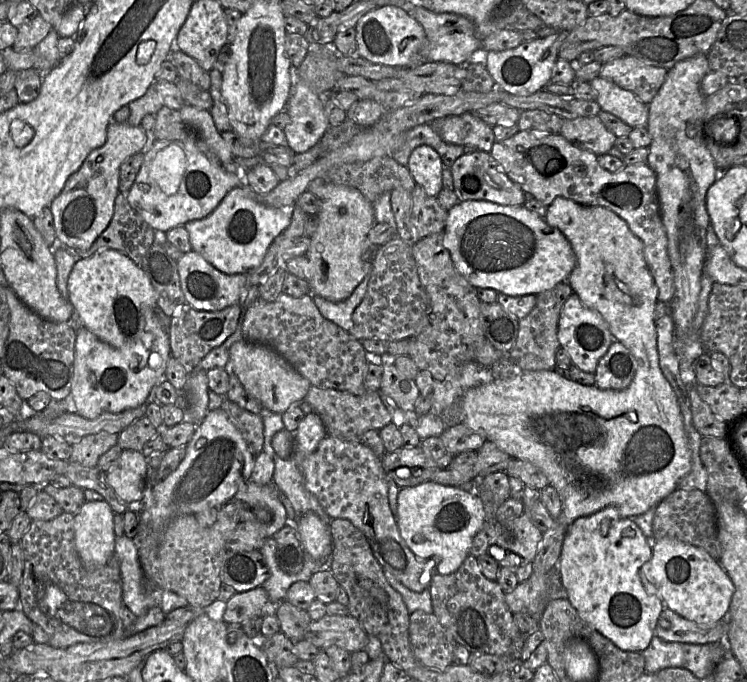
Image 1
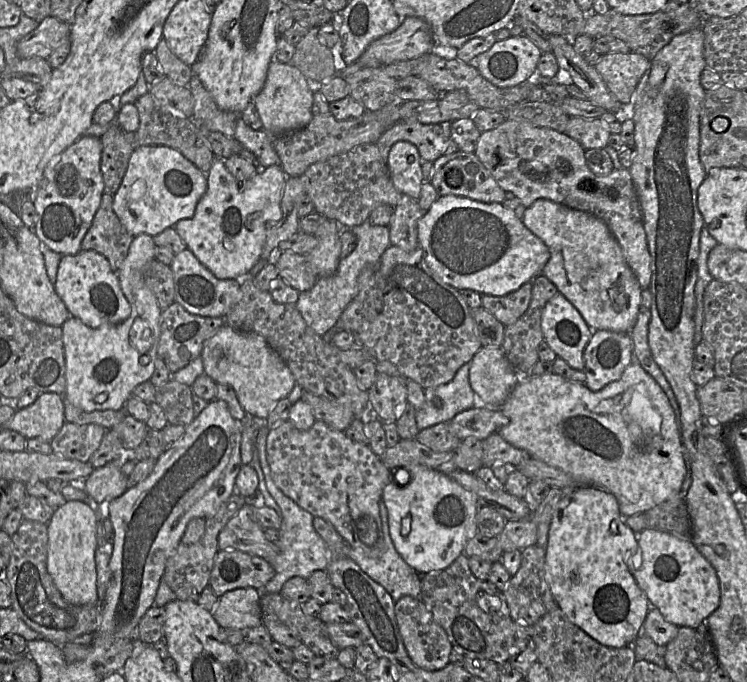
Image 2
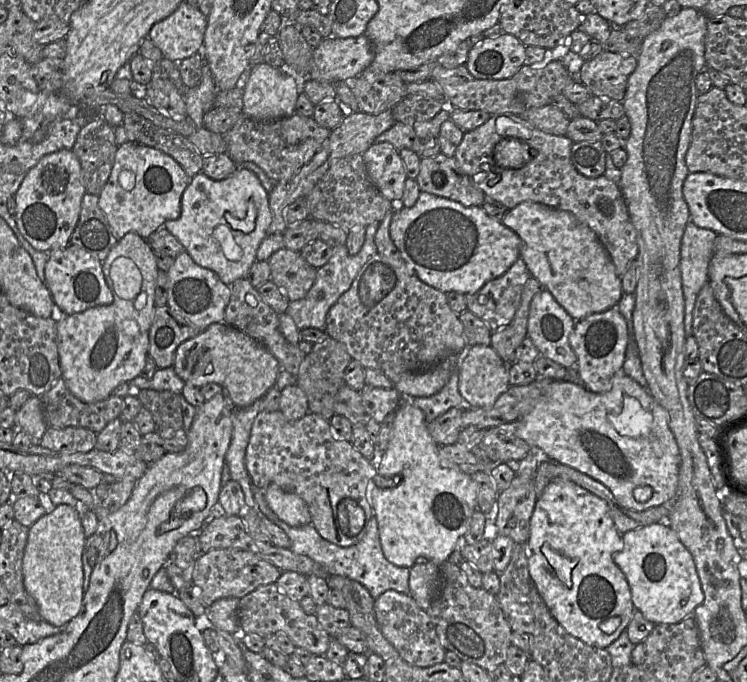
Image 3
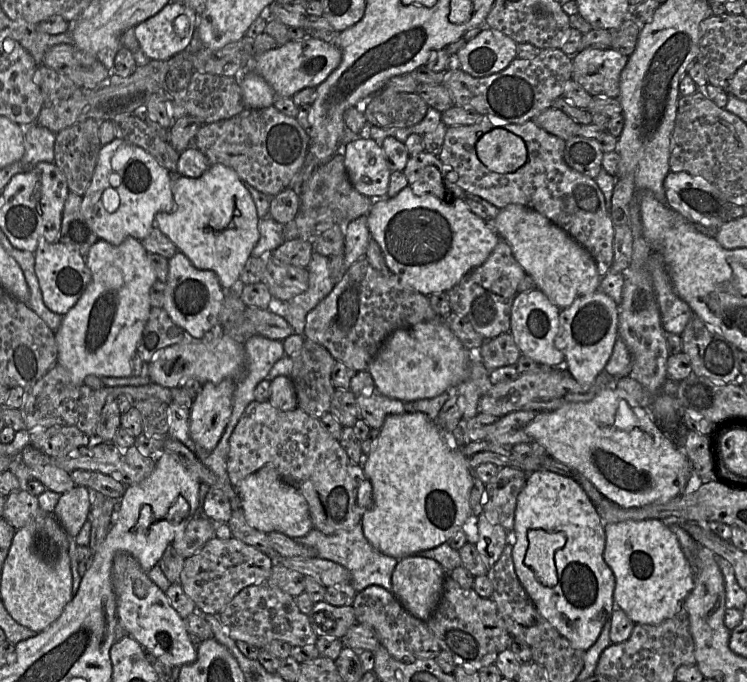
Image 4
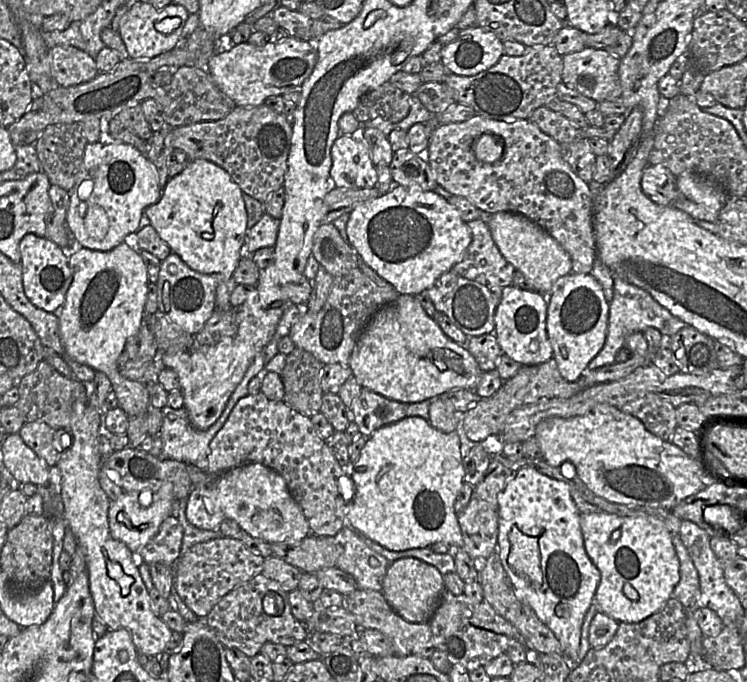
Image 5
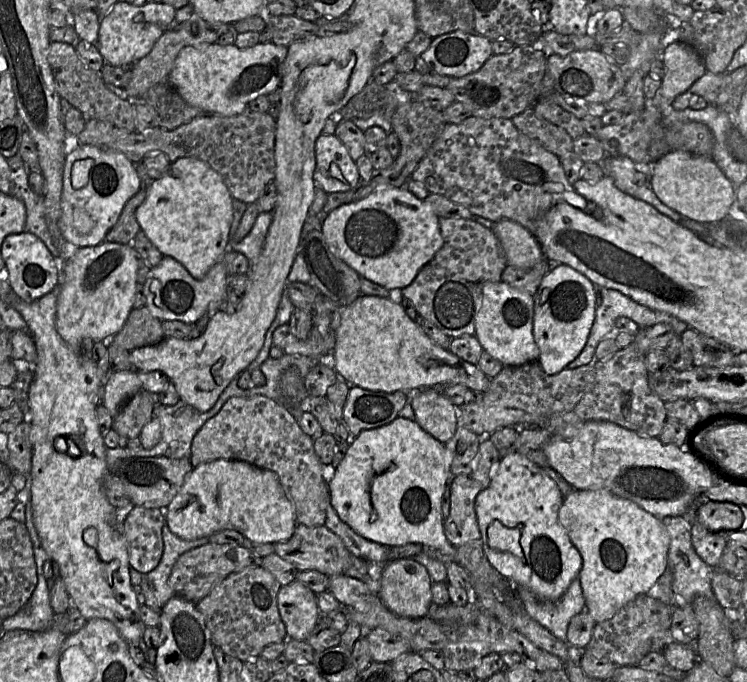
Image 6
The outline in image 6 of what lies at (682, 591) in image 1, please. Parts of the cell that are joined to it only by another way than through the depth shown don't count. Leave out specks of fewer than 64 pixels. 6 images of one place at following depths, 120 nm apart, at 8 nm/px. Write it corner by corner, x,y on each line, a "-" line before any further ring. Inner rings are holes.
572,490
563,499
559,522
571,543
582,557
578,574
585,598
585,610
596,623
612,618
622,607
641,595
646,595
668,567
669,535
658,518
634,502
604,490

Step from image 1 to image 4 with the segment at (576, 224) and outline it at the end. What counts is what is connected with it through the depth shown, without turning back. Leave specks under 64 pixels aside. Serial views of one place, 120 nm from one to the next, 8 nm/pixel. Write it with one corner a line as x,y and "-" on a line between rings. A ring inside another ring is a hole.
508,205
500,210
492,221
492,227
500,239
503,239
510,246
515,260
525,273
532,277
536,283
537,290
542,291
561,310
569,307
578,297
589,295
599,290
601,276
590,254
540,213
522,205
-
613,382
587,402
565,403
554,410
538,412
537,416
526,426
525,432
534,441
541,444
550,457
580,472
603,497
624,508
641,508
667,503
683,493
692,474
692,466
688,457
664,435
649,410
641,407
626,391
617,389

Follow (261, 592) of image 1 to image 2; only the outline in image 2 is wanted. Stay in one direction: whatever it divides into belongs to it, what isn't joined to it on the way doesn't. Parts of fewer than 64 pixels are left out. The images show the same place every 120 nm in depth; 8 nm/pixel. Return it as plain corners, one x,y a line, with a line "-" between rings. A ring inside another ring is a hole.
237,588
219,597
215,610
211,610
213,617
223,630
249,628
262,624
263,612
260,605
262,592
255,588

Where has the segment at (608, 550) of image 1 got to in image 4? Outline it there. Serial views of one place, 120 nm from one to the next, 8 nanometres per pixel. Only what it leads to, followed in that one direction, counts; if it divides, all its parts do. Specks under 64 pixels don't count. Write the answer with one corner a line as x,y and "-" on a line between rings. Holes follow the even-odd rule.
536,470
527,474
526,483
517,497
512,530
515,537
515,543
512,549
515,572
540,615
544,617
561,636
565,637
574,649
586,651
597,641
604,626
609,622
609,618
614,610
613,594
615,589
615,576
603,558
605,548
605,524
601,520
596,506
589,499
581,486
574,480
547,470

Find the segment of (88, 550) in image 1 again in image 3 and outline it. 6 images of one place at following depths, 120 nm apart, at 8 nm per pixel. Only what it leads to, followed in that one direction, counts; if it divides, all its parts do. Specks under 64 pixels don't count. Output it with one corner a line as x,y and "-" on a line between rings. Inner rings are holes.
71,505
56,506
29,527
22,562
23,582
26,591
35,599
42,619
53,626
65,626
81,609
85,593
85,544
81,515

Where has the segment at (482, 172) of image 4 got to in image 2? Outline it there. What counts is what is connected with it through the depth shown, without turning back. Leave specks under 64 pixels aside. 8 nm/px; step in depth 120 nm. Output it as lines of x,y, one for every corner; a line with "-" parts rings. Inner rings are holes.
507,118
496,128
480,134
474,154
497,184
505,192
513,193
526,208
538,199
546,199
602,220
621,247
640,287
648,289
651,258
629,169
614,169
608,175
596,175
588,168
584,151
565,133

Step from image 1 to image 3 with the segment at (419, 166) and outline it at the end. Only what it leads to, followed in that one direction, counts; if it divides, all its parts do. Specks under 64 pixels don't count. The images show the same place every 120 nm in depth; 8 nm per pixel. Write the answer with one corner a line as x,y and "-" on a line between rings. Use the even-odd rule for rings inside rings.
389,142
373,143
362,157
368,177
381,195
401,201
407,174
399,150

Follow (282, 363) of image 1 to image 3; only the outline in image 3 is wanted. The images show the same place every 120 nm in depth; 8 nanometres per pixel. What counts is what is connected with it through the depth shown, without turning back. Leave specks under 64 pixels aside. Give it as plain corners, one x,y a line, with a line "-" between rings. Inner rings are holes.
224,322
213,324
196,337
183,342
175,352
172,368
184,381
185,385
198,388
208,383
220,385
228,396
229,401
237,408
250,406
261,399
275,385
278,374
282,370
278,360
264,346
246,333

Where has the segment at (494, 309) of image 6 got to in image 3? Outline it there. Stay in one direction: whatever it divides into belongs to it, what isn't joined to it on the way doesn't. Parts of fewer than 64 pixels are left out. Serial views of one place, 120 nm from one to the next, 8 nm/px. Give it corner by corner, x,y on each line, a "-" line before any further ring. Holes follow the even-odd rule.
543,289
530,303
526,338
531,340
540,356
577,371
577,357
569,344
575,322
551,293

